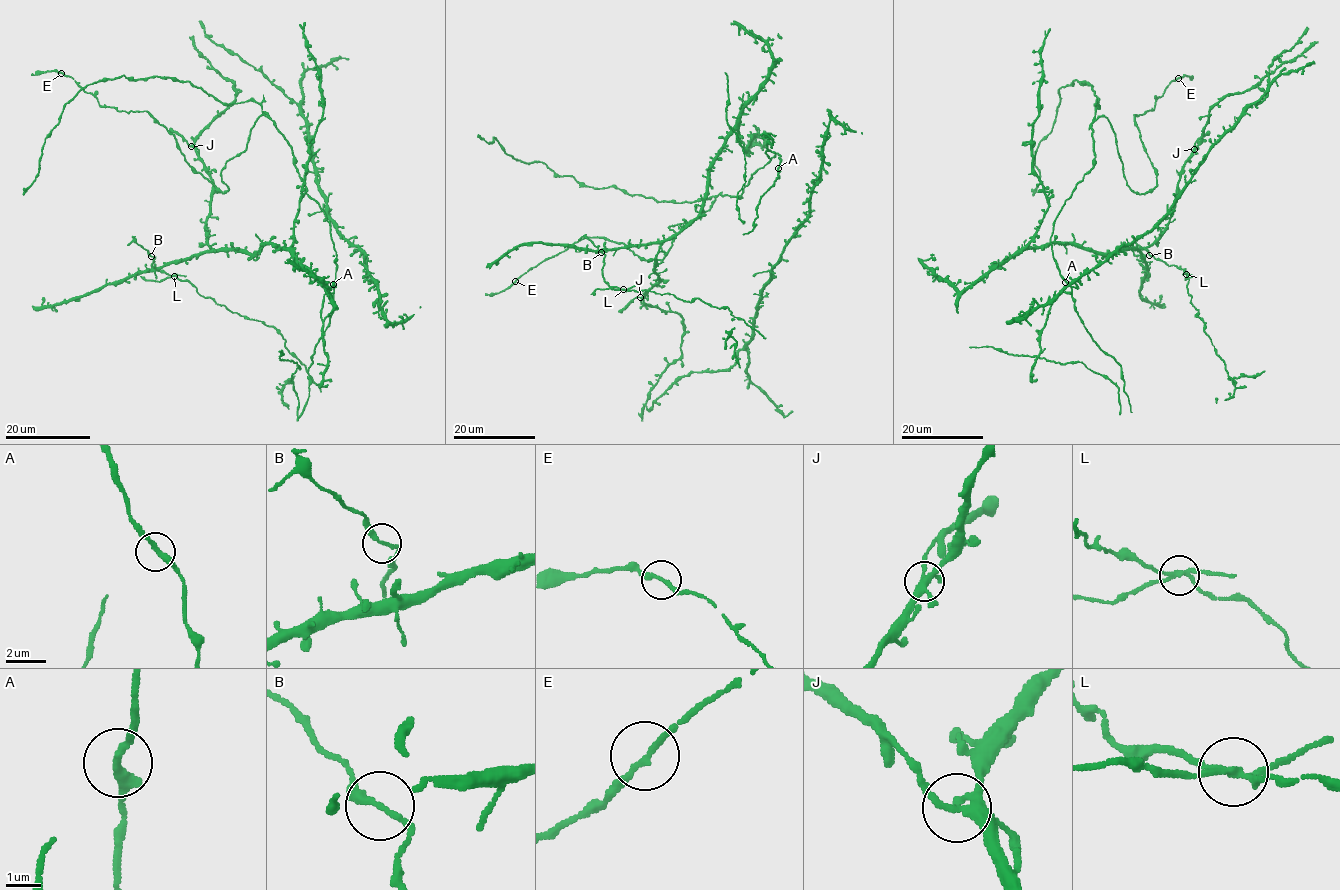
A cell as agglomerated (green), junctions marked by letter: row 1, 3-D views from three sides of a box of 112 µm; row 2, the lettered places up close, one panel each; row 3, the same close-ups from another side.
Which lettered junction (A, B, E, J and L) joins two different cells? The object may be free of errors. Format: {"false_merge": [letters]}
{"false_merge": ["L"]}

